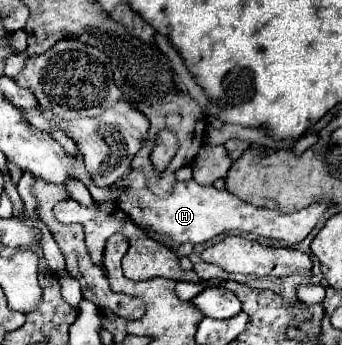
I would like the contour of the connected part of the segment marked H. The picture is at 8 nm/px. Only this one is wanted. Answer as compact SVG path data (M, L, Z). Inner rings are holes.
M142 169L130 171L130 185L124 191L124 197L118 201L120 209L140 227L152 227L156 233L170 237L176 243L204 243L212 237L238 229L244 233L254 233L254 219L262 215L250 203L244 203L234 193L226 189L216 189L214 185L200 185L196 181L176 181L168 191L168 197L158 197L146 187L146 175Z

